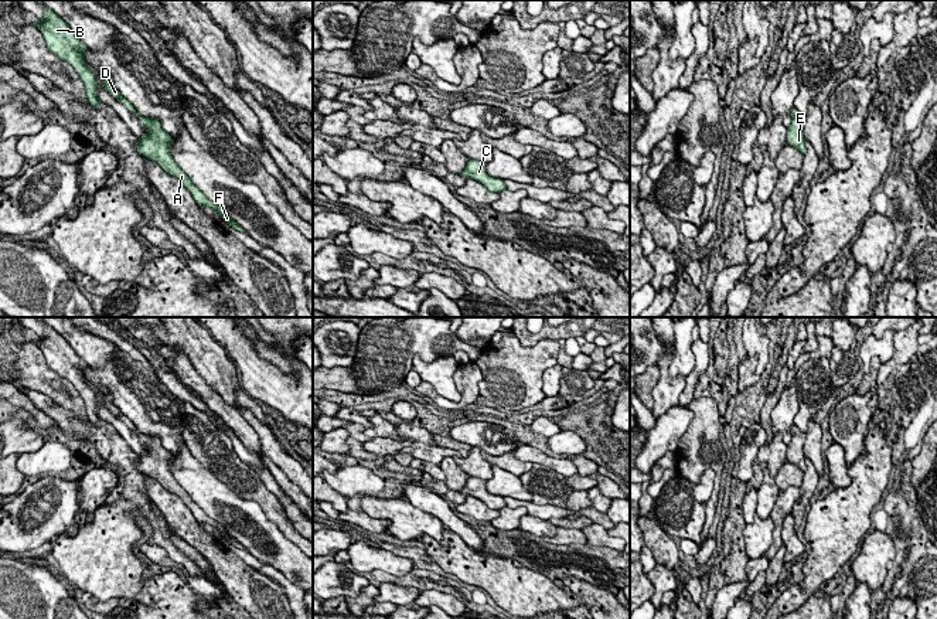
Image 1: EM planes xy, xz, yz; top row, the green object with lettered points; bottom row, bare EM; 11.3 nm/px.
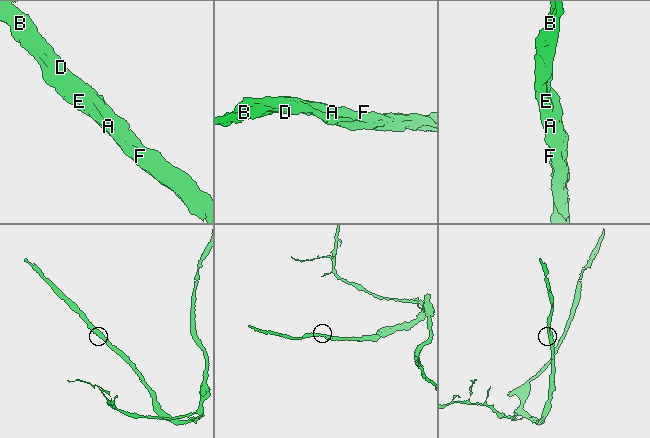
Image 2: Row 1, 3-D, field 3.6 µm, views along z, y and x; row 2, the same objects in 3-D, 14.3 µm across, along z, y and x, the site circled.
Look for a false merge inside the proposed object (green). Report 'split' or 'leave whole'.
leave whole

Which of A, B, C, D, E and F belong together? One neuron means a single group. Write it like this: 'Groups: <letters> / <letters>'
Groups: A B C D E F

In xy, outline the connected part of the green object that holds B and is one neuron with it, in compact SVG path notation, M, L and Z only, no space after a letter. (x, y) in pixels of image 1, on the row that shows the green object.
M48 6L45 7L44 17L30 25L37 25L45 40L47 48L59 59L71 64L76 71L85 85L88 103L91 106L103 105L96 96L96 76L85 64L88 47L79 41L69 25Z

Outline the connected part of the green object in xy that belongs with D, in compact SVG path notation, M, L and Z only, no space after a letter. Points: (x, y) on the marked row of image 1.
M103 76L102 84L105 86L105 91L108 91L133 115L136 115L143 126L149 127L146 133L139 139L139 143L136 146L139 153L157 163L167 174L180 180L183 186L191 193L198 207L209 207L215 210L226 224L229 224L236 231L245 232L245 229L239 224L236 224L221 205L209 201L191 181L191 178L178 167L168 149L173 137L161 127L161 123L157 119L139 115L134 106L115 88L112 76Z

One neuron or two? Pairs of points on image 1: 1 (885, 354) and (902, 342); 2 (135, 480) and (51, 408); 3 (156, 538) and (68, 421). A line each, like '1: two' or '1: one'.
1: two
2: one
3: one

